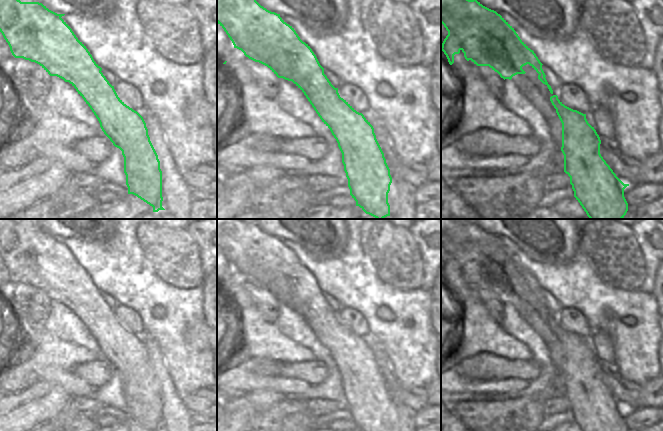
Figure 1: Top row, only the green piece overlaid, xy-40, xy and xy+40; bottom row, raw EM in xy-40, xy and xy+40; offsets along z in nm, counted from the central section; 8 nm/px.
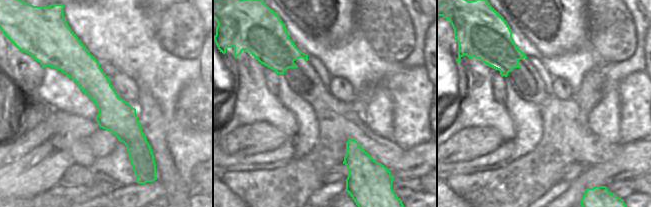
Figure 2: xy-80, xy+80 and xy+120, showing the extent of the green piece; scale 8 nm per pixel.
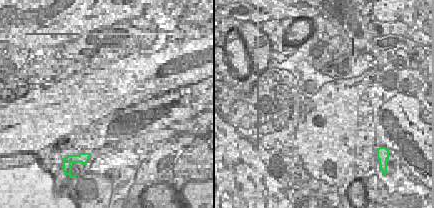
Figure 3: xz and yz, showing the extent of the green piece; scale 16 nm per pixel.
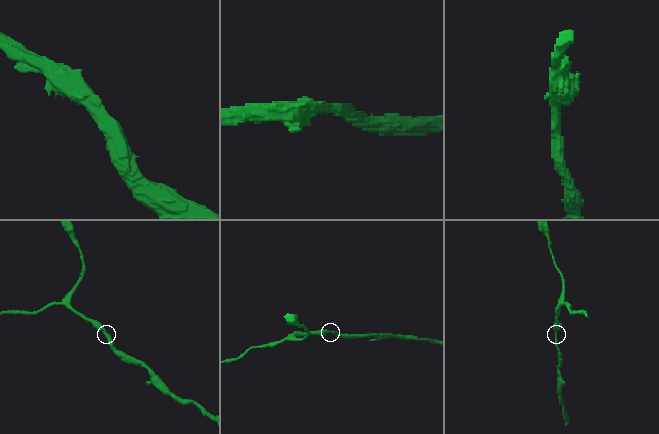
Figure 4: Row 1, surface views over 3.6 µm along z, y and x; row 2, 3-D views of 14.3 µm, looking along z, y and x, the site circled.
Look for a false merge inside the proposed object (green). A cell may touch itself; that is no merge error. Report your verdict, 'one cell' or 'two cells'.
one cell

